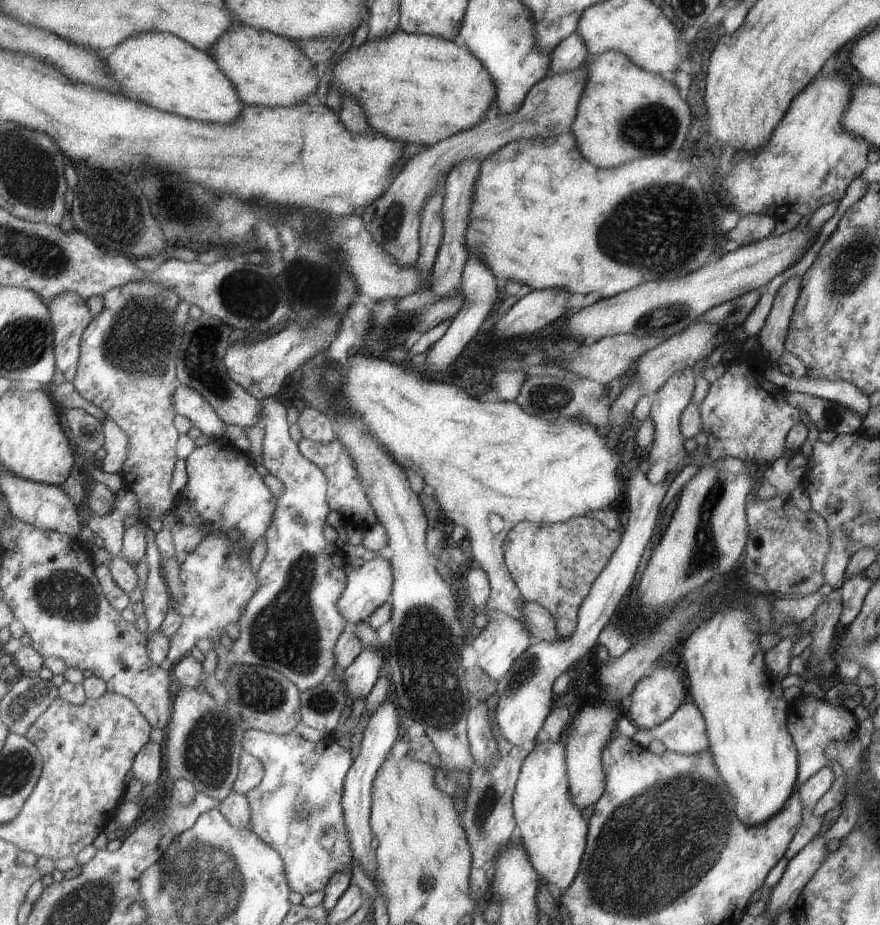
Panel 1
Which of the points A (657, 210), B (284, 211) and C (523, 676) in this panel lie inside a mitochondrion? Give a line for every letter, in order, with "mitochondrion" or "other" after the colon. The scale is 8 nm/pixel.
A: mitochondrion
B: other
C: mitochondrion

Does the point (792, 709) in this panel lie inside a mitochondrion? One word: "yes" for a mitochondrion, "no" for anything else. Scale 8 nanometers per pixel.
no

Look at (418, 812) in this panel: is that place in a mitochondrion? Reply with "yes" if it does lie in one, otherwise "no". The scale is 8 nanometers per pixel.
no

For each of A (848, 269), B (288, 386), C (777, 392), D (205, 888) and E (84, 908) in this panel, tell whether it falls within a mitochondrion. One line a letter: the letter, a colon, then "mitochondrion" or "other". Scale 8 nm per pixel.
A: mitochondrion
B: other
C: other
D: mitochondrion
E: mitochondrion

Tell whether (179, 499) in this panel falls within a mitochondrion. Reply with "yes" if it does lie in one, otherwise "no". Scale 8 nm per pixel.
no

